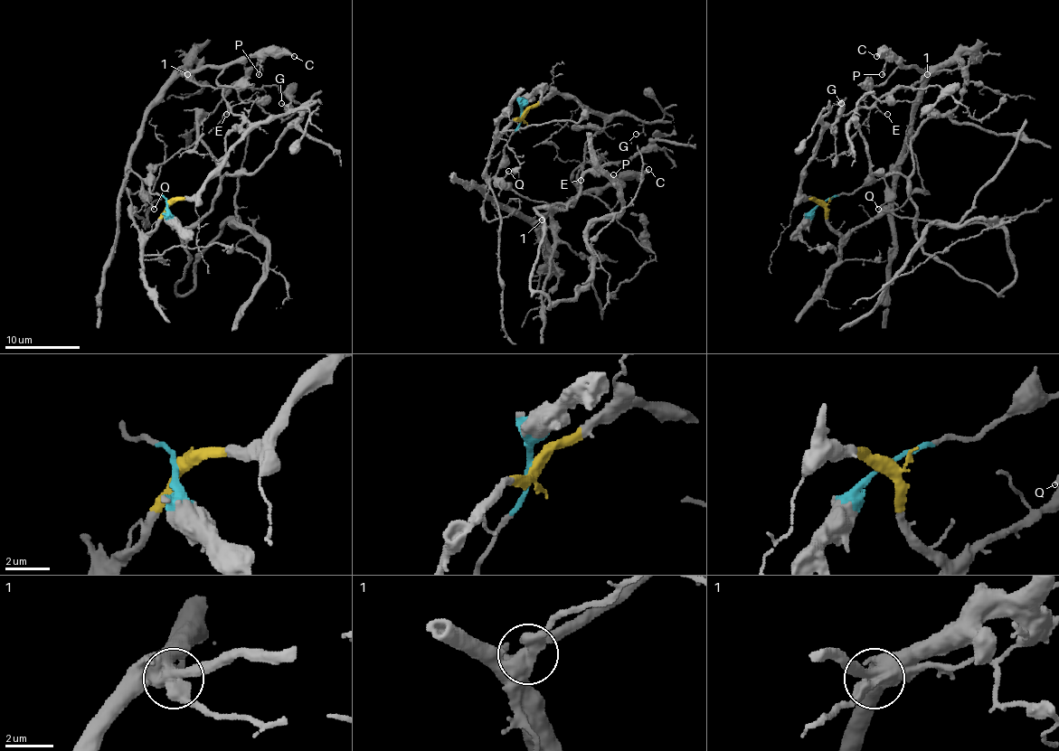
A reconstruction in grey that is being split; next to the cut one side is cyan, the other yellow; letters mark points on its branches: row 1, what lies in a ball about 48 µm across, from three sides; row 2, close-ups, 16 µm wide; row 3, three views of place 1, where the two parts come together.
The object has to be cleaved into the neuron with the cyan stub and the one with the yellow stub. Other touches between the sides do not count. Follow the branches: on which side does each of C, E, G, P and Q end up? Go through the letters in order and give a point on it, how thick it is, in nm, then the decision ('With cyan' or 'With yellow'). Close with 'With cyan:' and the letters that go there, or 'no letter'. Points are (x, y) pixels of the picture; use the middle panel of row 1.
C: Place: (648, 169). Thickness 320 nm. With cyan
E: Place: (581, 180). Thickness 100 nm. With yellow
G: Place: (636, 134). Thickness 70 nm. With yellow
P: Place: (613, 174). Thickness 100 nm. With cyan
Q: Place: (508, 171). Thickness 160 nm. With cyan
With cyan: C, P, Q

